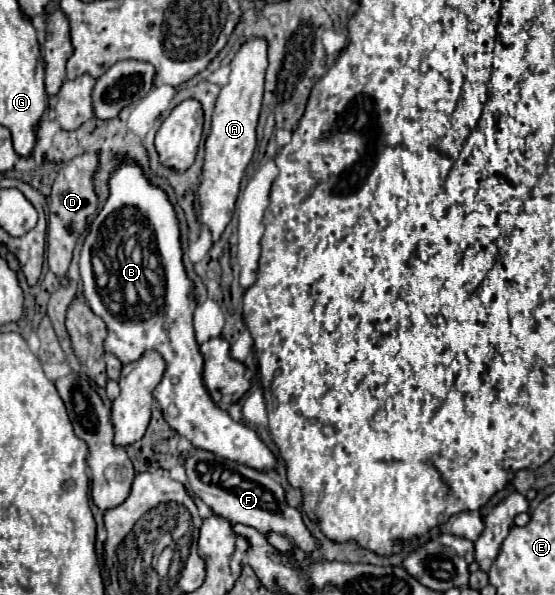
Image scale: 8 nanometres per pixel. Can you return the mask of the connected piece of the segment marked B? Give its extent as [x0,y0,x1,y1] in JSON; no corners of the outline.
[80,157,276,469]

